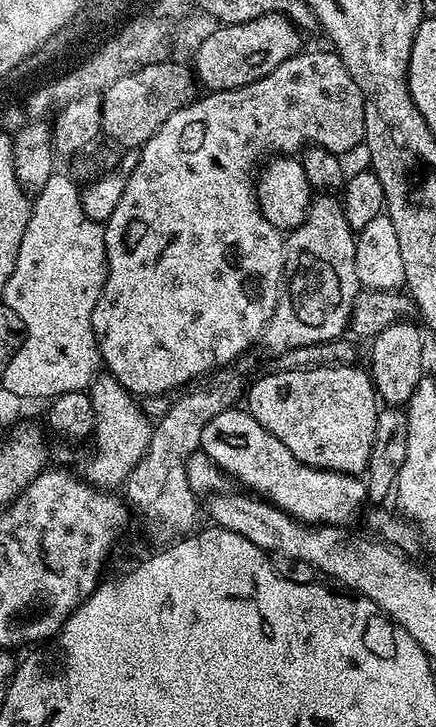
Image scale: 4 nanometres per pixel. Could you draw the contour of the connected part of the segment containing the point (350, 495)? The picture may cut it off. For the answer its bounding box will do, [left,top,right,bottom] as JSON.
[200,407,369,526]

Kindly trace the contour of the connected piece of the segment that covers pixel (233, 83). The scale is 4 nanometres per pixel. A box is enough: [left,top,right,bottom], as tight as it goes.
[194,14,301,92]

